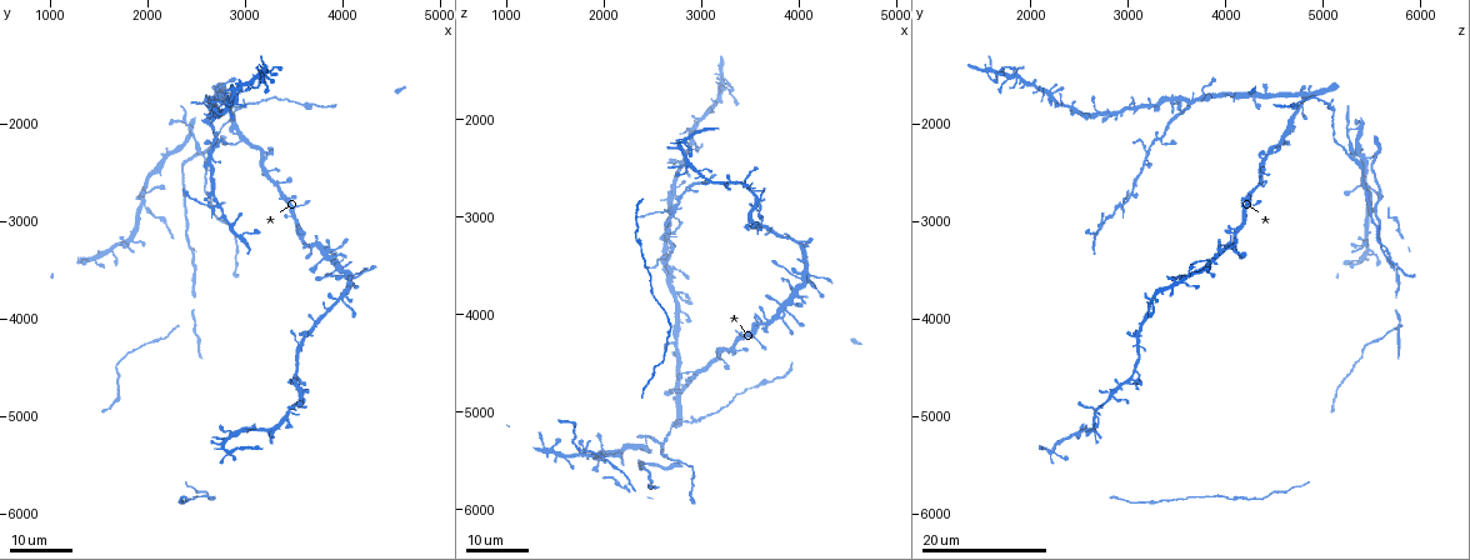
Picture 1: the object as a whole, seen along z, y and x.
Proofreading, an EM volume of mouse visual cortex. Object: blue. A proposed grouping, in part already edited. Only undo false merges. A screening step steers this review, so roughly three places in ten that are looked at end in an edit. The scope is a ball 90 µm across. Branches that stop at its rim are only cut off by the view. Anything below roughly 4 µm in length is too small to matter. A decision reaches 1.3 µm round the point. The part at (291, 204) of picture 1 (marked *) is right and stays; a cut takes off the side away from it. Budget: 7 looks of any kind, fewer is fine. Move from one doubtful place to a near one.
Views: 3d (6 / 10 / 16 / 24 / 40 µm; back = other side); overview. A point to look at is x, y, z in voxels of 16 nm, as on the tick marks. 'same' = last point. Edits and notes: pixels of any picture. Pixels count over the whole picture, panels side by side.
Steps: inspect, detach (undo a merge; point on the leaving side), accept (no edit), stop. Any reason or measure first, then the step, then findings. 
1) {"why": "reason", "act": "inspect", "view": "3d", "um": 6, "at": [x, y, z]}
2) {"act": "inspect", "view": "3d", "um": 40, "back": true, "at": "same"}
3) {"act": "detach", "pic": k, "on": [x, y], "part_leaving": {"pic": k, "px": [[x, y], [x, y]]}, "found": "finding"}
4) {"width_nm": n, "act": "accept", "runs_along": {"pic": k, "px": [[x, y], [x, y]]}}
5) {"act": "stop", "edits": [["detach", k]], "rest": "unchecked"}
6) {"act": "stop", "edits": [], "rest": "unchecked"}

{"why": "three arms meet", "act": "inspect", "view": "3d", "um": 24, "at": [2580, 2340, 5320]}

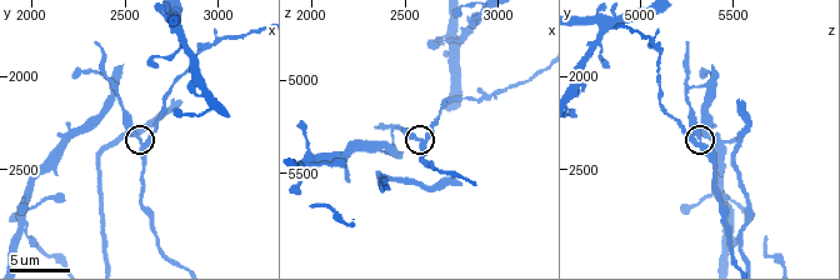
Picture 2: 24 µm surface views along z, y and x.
{"act": "inspect", "view": "3d", "um": 6, "at": [2580, 2340, 5320]}

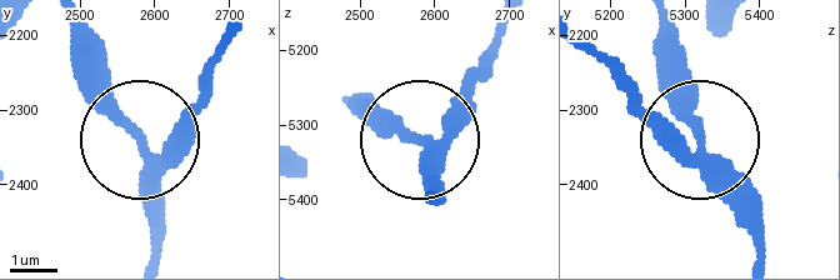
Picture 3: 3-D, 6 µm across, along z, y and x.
{"act": "inspect", "view": "3d", "um": 6, "back": true, "at": [2585, 2350, 5325]}

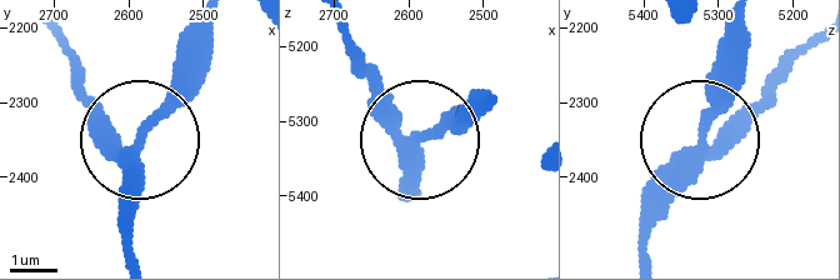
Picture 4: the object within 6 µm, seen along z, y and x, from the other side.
{"side_arm_um": 26, "act": "accept", "found": "one neuron here"}

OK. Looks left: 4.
{"act": "inspect", "view": "3d", "um": 16, "at": [2720, 2840, 2920]}

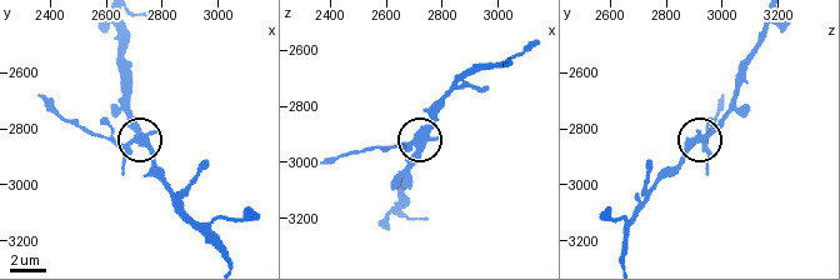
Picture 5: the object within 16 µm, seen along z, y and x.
{"why": "closer look", "act": "inspect", "view": "3d", "um": 6, "at": [2710, 2840, 2920]}

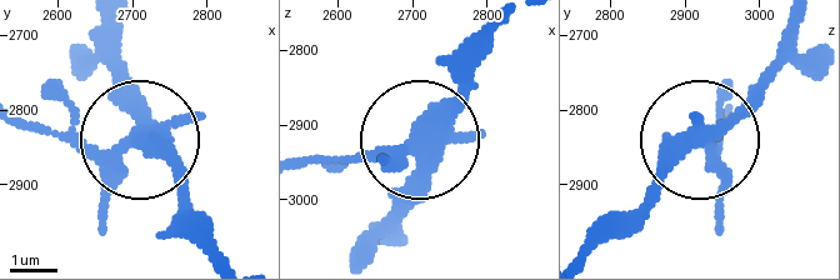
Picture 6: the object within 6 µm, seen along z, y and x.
{"width_nm": 380, "act": "detach", "pic": 6, "on": [66, 98], "found": "two neurons meet here"}

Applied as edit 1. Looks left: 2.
{"why": "thin arm on a thick one", "act": "inspect", "view": "3d", "um": 24, "at": [3860, 3320, 3940]}

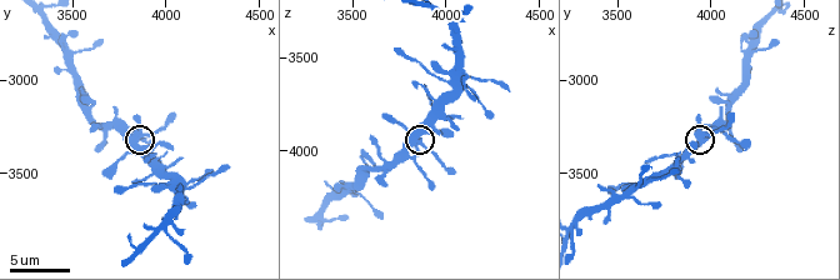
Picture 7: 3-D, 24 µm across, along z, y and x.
{"act": "inspect", "view": "3d", "um": 6, "at": [3860, 3320, 3940]}

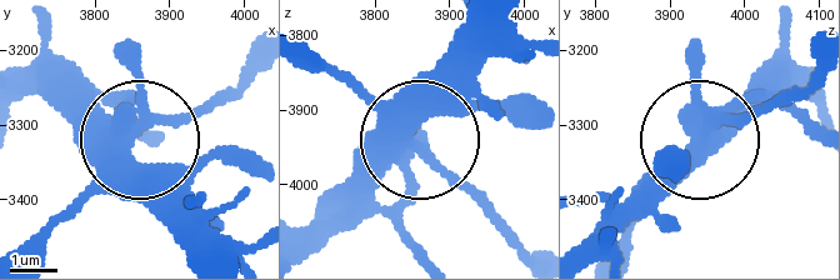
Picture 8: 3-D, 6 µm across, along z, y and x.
{"arms": 5, "act": "accept", "runs_along": {"pic": 8, "px": [[29, 71], [65, 75], [136, 134], [216, 99]]}, "found": "all the same neuron"}

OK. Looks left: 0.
{"act": "stop", "edits": [["detach", 6]], "rest": "unchecked"}

